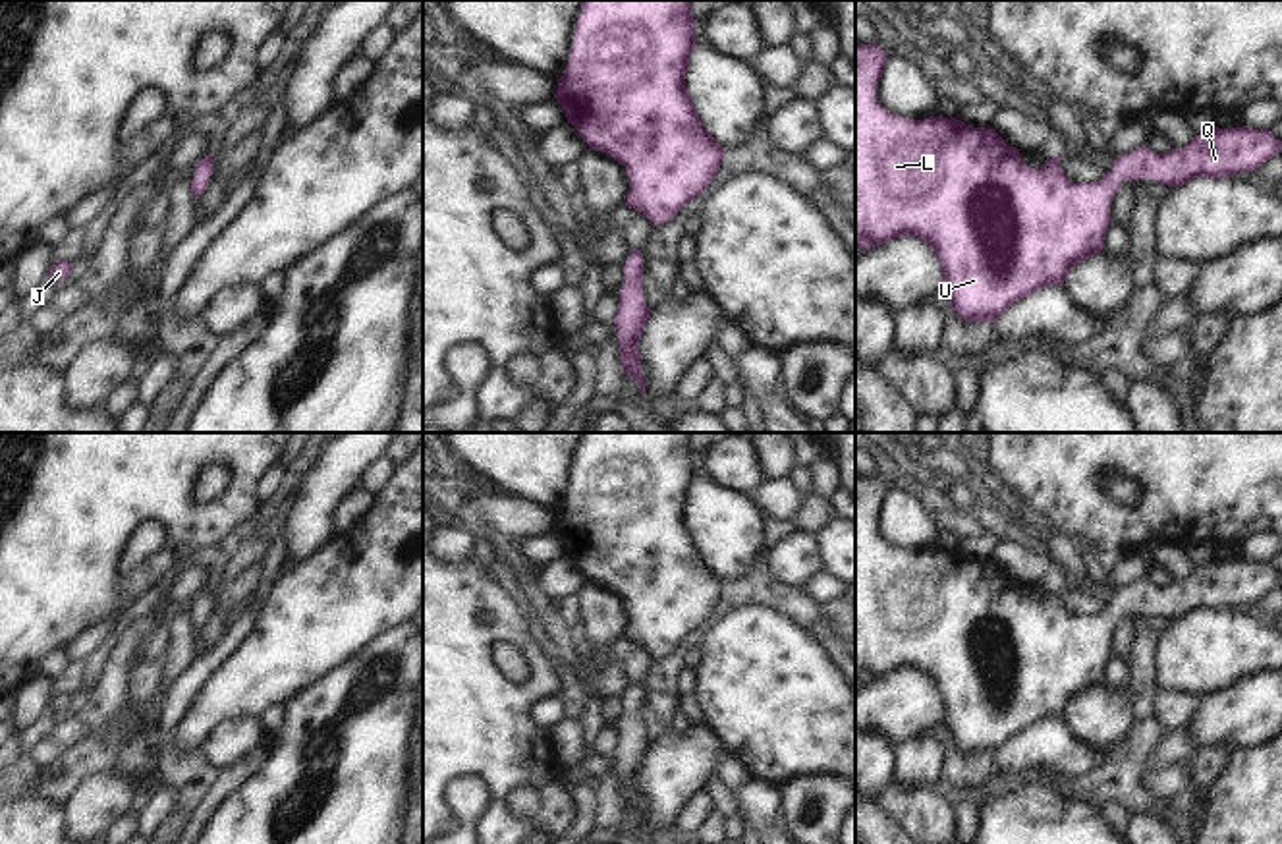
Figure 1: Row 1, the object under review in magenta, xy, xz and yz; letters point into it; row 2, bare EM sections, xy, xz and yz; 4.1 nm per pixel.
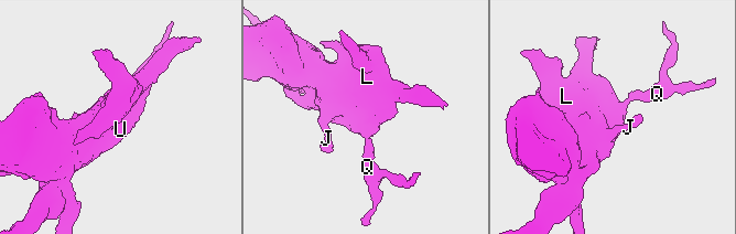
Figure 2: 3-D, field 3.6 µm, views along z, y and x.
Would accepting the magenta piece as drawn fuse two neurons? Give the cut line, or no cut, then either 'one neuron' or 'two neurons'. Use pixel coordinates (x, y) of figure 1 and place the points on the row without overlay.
cut none; one neuron

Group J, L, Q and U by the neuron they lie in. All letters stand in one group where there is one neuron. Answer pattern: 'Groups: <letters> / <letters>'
Groups: J L Q U.

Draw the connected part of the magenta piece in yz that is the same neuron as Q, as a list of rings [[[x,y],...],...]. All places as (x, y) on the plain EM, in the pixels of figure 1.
[[[855,477],[855,676],[865,684],[894,670],[917,670],[938,689],[942,722],[954,746],[967,755],[992,755],[1019,732],[1052,718],[1062,718],[1070,703],[1102,684],[1112,655],[1110,637],[1124,614],[1157,612],[1178,620],[1195,610],[1232,610],[1238,605],[1257,605],[1282,583],[1272,564],[1247,558],[1212,560],[1185,581],[1157,587],[1147,579],[1114,591],[1114,601],[1097,616],[1073,616],[1066,610],[1056,585],[1043,603],[1027,599],[1017,581],[1010,579],[990,560],[971,560],[958,550],[907,552],[886,545],[877,535],[877,518],[888,496],[878,477]]]

